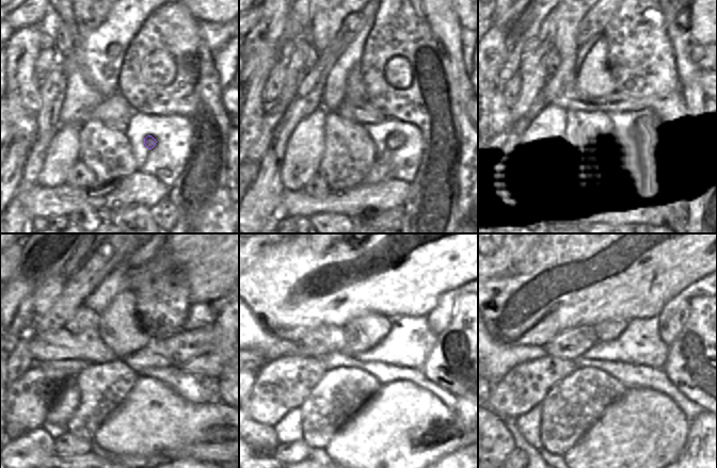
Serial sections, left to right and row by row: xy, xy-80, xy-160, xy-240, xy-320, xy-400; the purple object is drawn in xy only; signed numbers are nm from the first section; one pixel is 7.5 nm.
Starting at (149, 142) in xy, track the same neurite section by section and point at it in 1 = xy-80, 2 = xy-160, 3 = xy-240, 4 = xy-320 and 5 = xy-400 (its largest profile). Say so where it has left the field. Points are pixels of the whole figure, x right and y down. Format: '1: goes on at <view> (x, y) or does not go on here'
1: goes on at xy-80 (395, 141)
2: goes on at xy-160 (639, 135)
3: goes on at xy-240 (210, 368)
4: goes on at xy-320 (456, 362)
5: goes on at xy-400 (695, 365)

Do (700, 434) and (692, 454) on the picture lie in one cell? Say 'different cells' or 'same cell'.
same cell

